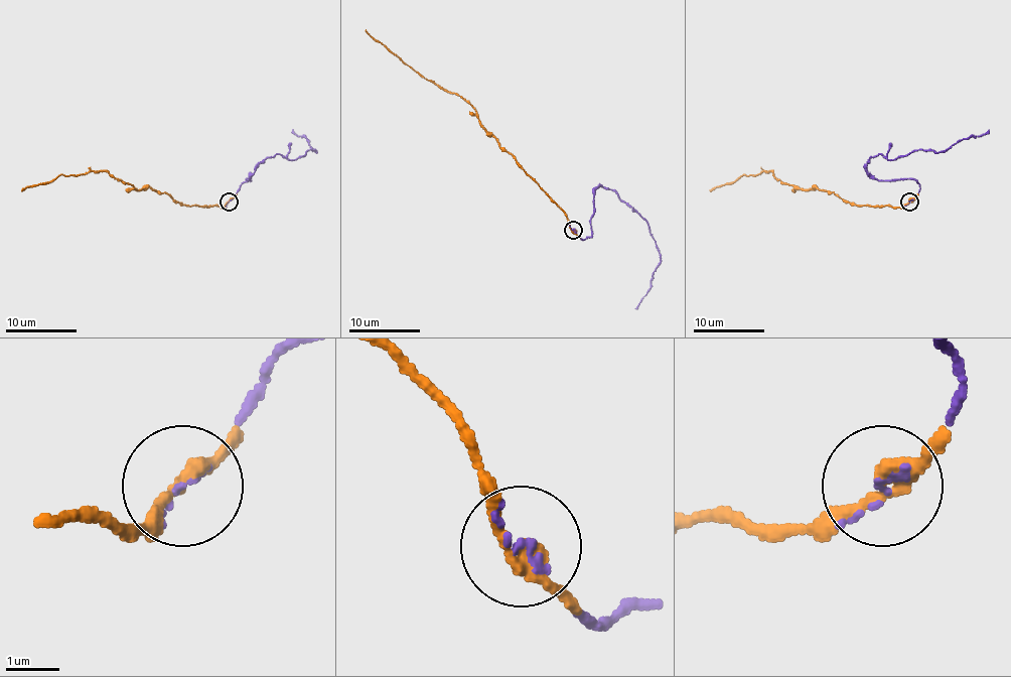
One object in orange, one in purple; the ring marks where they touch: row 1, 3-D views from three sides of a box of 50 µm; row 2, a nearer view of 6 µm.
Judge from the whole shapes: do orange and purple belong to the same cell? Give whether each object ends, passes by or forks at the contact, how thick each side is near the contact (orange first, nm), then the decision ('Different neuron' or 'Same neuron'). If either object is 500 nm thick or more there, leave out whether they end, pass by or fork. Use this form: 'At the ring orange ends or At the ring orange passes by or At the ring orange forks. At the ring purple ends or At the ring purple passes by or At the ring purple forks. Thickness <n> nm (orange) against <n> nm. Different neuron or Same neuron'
At the ring orange passes by. At the ring purple ends. Thickness 260 nm (orange) against 110 nm. Same neuron

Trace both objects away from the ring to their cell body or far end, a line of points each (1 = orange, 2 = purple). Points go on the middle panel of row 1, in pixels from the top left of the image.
1: (572, 230), (567, 214), (499, 146), (469, 104), (421, 77), (366, 28)
2: (572, 230), (583, 241), (590, 237), (599, 187), (613, 190), (645, 221), (660, 265), (636, 308)

